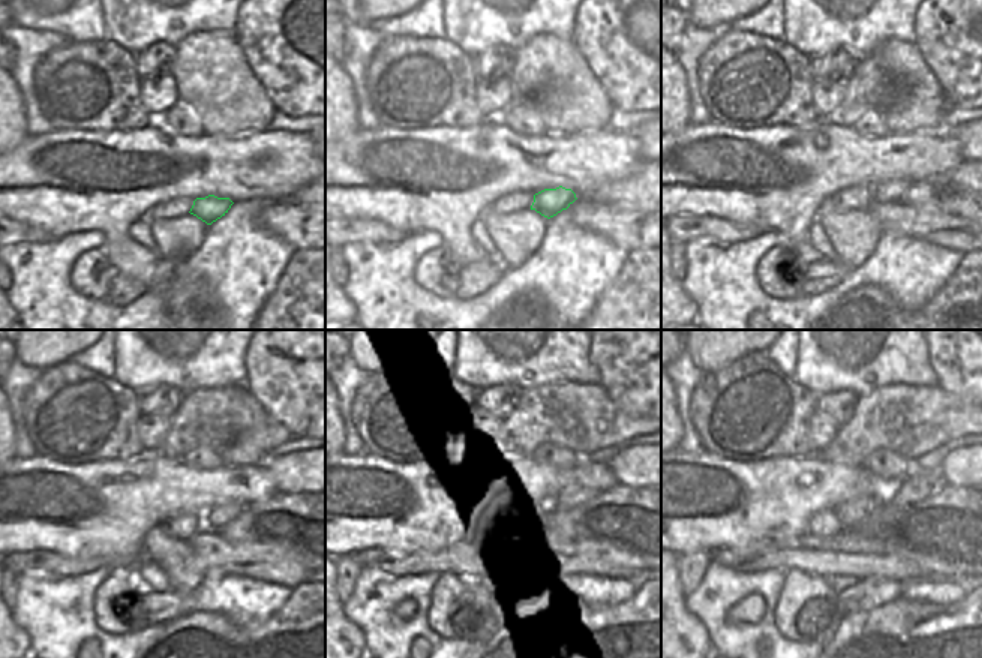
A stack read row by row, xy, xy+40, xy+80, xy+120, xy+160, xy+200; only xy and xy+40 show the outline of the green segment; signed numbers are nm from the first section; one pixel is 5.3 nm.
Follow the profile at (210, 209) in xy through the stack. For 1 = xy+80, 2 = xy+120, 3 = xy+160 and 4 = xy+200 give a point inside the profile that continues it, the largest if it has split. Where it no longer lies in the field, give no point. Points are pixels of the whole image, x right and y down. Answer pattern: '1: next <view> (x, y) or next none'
1: next xy+80 (892, 191)
2: next xy+120 (216, 517)
3: next xy+160 (574, 498)
4: next xy+200 (916, 487)

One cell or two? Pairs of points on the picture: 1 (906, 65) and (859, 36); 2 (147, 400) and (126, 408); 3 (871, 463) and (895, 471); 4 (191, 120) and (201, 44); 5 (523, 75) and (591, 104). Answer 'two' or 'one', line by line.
1: two
2: two
3: one
4: two
5: one

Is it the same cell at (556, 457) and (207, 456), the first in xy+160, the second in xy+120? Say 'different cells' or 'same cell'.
same cell

